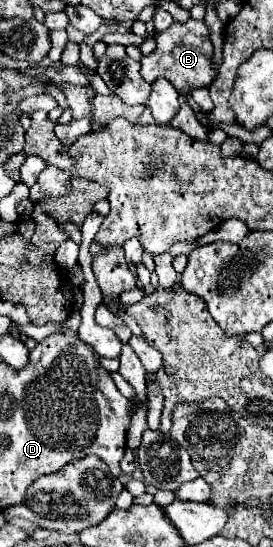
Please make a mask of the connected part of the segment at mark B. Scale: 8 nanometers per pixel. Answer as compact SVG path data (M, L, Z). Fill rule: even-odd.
M188 20L186 24L178 24L174 22L168 30L160 32L156 38L156 52L152 52L150 56L142 56L140 64L140 74L144 76L144 80L154 82L156 78L166 78L174 84L174 88L178 92L190 92L194 88L206 88L212 84L212 80L216 78L216 70L212 70L212 44L208 40L208 28L204 26L204 22L200 20Z

